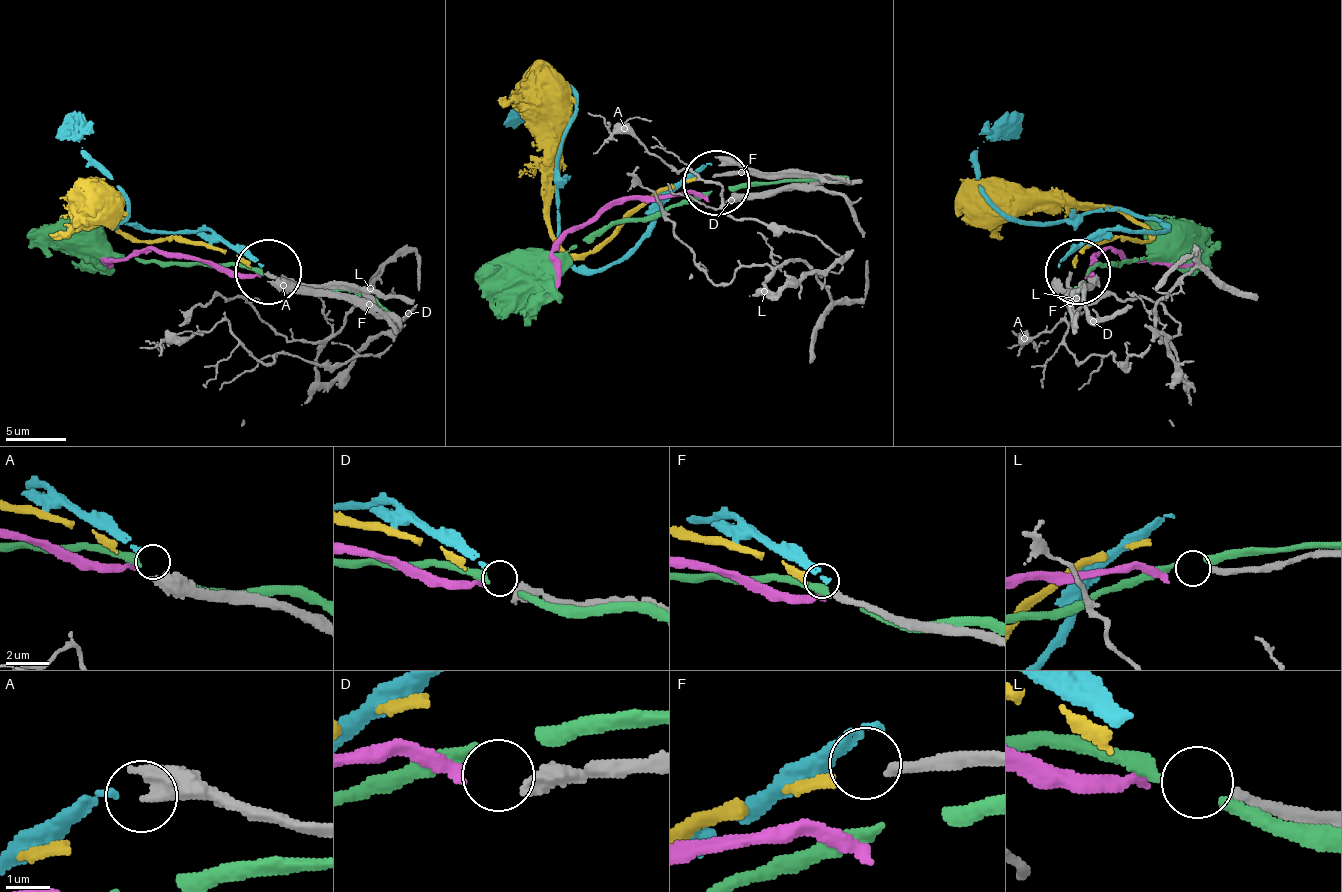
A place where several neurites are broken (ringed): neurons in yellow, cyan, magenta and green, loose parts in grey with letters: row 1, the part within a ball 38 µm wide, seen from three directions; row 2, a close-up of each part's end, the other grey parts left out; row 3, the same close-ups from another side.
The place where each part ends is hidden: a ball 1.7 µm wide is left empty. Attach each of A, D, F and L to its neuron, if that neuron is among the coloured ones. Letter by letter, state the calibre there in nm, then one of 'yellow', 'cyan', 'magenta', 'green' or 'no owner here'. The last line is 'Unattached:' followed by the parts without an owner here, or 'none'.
A: 750 nm thick; cyan
D: 480 nm thick; magenta
F: 280 nm thick; yellow
L: 280 nm thick; no owner here
Unattached: L

